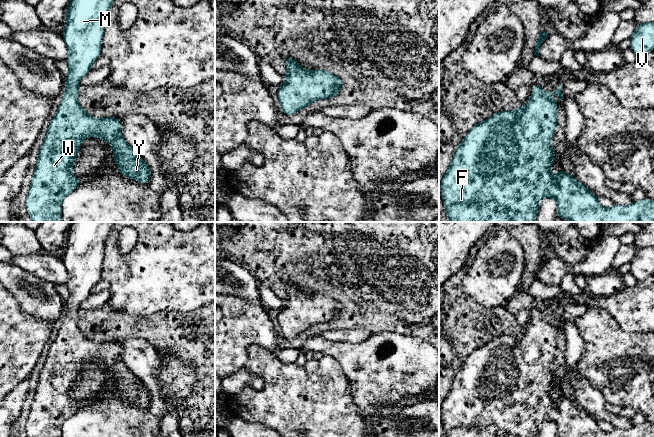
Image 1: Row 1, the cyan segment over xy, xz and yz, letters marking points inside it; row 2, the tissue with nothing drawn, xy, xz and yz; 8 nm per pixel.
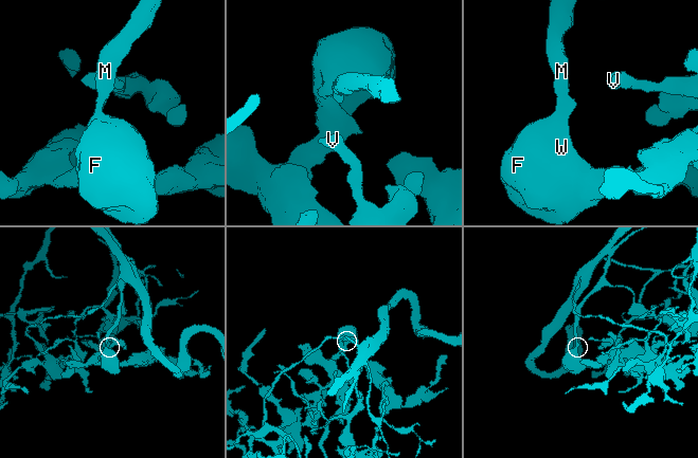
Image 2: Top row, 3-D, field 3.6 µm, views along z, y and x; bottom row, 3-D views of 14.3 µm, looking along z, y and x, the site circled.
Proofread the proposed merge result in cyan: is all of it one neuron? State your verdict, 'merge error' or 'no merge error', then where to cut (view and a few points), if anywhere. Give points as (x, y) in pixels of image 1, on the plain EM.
no merge error | no cut

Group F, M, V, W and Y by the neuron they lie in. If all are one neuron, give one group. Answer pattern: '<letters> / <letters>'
F M V W Y

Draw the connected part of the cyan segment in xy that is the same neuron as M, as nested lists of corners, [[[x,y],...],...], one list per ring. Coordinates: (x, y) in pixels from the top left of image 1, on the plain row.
[[[71,222],[67,230],[65,254],[62,258],[68,273],[67,287],[69,297],[65,300],[65,318],[56,339],[52,342],[42,370],[38,376],[33,402],[31,404],[25,430],[28,437],[61,437],[63,423],[77,411],[81,404],[72,398],[81,366],[86,361],[98,361],[114,373],[112,382],[120,398],[140,408],[148,407],[151,397],[148,389],[121,359],[120,344],[115,341],[97,343],[85,336],[78,327],[79,304],[90,294],[95,283],[101,279],[101,267],[105,240],[114,222]]]

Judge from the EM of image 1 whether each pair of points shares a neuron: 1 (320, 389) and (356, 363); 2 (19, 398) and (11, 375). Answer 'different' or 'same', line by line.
1: different
2: different

